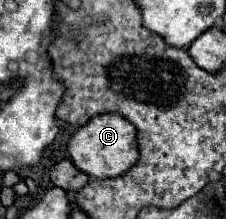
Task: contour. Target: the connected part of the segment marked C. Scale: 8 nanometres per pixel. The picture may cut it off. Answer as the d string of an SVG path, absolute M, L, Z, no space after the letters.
M116 112L100 114L90 118L68 142L68 154L78 170L92 178L114 178L124 174L124 170L132 168L138 158L138 142L136 128Z

